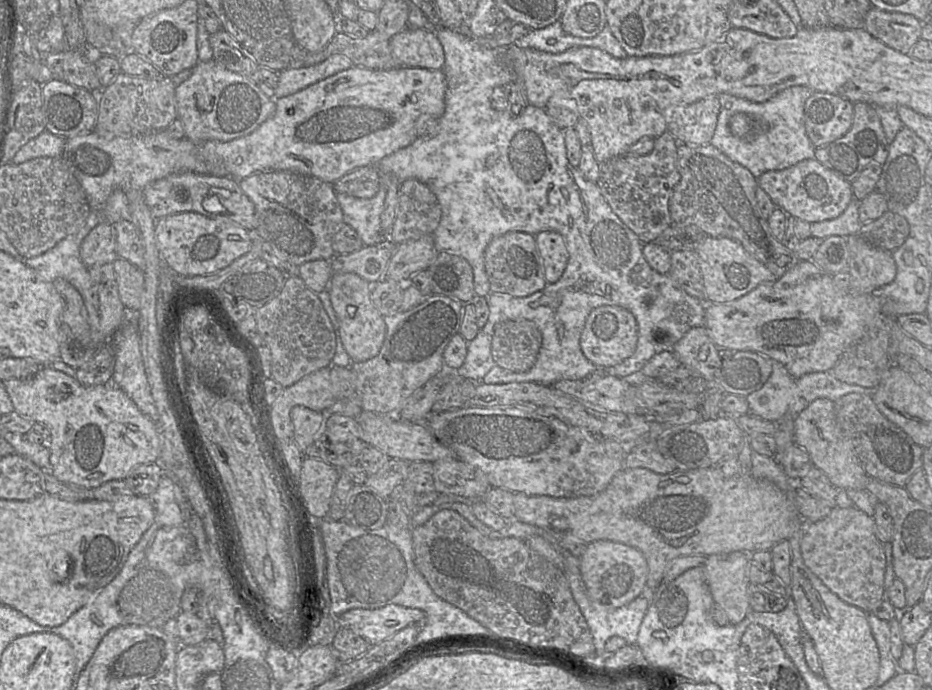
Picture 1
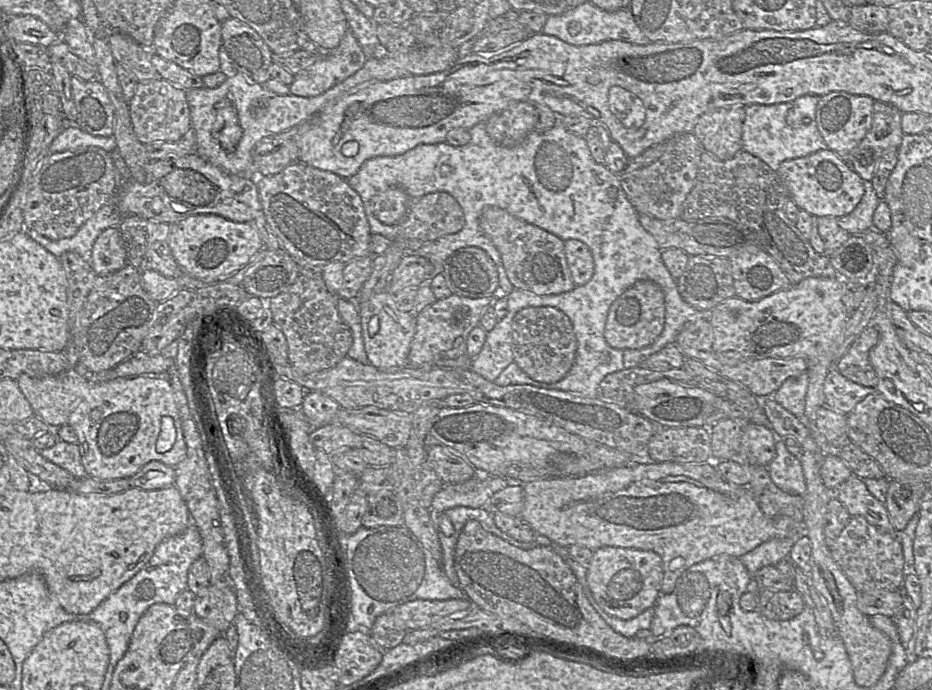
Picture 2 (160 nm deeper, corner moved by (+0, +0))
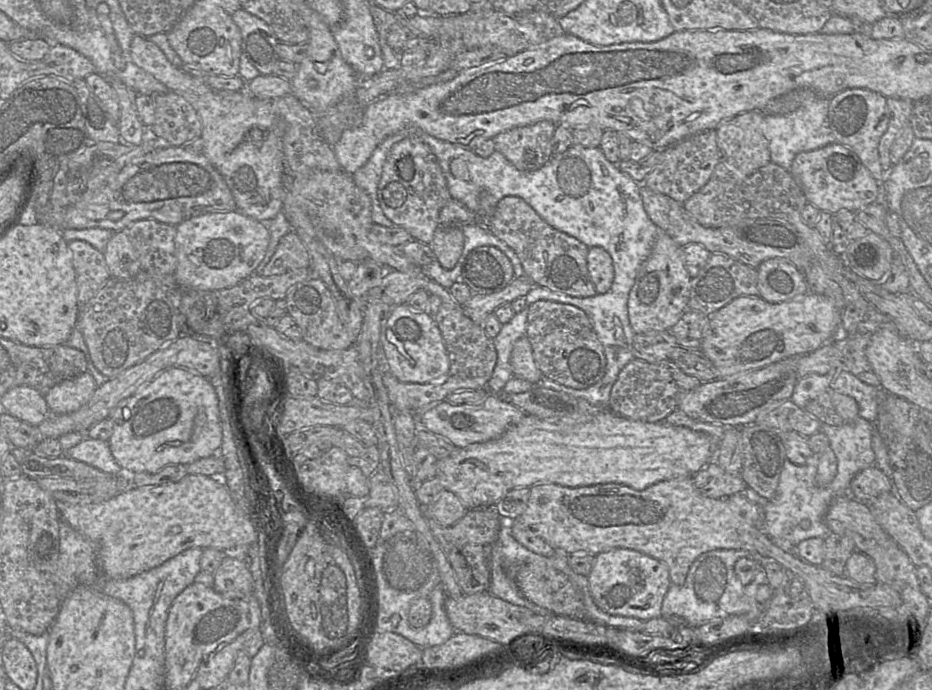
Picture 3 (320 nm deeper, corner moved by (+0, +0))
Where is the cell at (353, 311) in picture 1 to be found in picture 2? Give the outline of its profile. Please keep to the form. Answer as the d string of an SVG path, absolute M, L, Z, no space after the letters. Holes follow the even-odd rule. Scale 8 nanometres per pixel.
M388 291L375 294L367 301L356 301L369 364L382 371L407 367L410 345L415 334L416 315L400 311L393 295Z

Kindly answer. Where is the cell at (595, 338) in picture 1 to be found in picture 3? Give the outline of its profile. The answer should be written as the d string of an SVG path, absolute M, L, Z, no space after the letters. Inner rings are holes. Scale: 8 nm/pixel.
M658 230L652 252L638 271L628 296L628 316L634 333L671 331L682 314L688 310L691 279L685 267L683 247L668 234Z

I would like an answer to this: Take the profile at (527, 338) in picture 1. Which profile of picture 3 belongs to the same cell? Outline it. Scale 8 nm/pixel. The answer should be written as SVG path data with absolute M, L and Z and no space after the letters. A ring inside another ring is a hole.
M552 301L529 305L526 337L531 343L537 367L548 380L584 390L603 378L606 370L603 346L590 319L581 309Z

